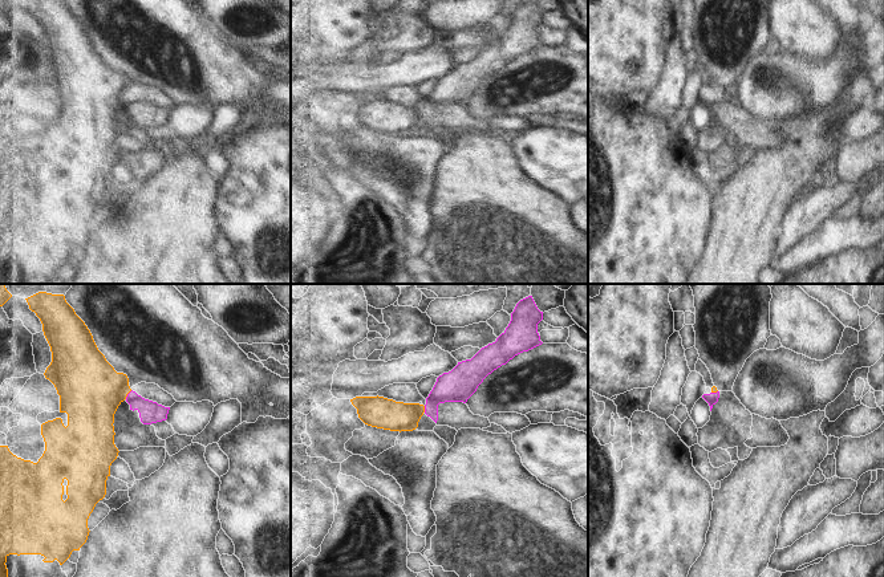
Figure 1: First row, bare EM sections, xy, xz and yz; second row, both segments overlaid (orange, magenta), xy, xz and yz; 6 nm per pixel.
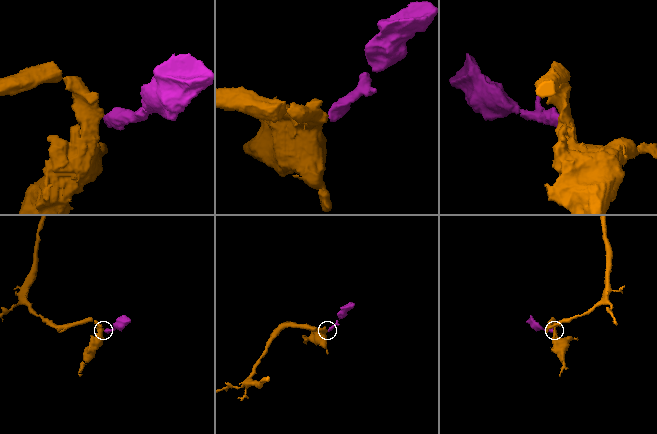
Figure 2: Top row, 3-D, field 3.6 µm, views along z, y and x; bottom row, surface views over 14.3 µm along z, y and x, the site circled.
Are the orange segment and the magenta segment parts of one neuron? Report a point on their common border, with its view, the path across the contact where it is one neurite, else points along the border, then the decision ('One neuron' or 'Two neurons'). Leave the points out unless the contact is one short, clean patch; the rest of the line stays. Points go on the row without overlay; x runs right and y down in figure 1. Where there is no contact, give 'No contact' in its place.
Touches orange at xy (128, 96). Boundary: xy (132, 93), (125, 101). Two neurons

